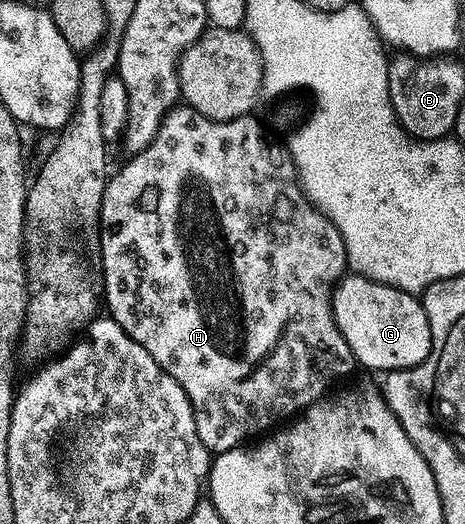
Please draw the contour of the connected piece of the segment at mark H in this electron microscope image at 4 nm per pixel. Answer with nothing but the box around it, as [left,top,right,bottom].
[99,107,353,454]

